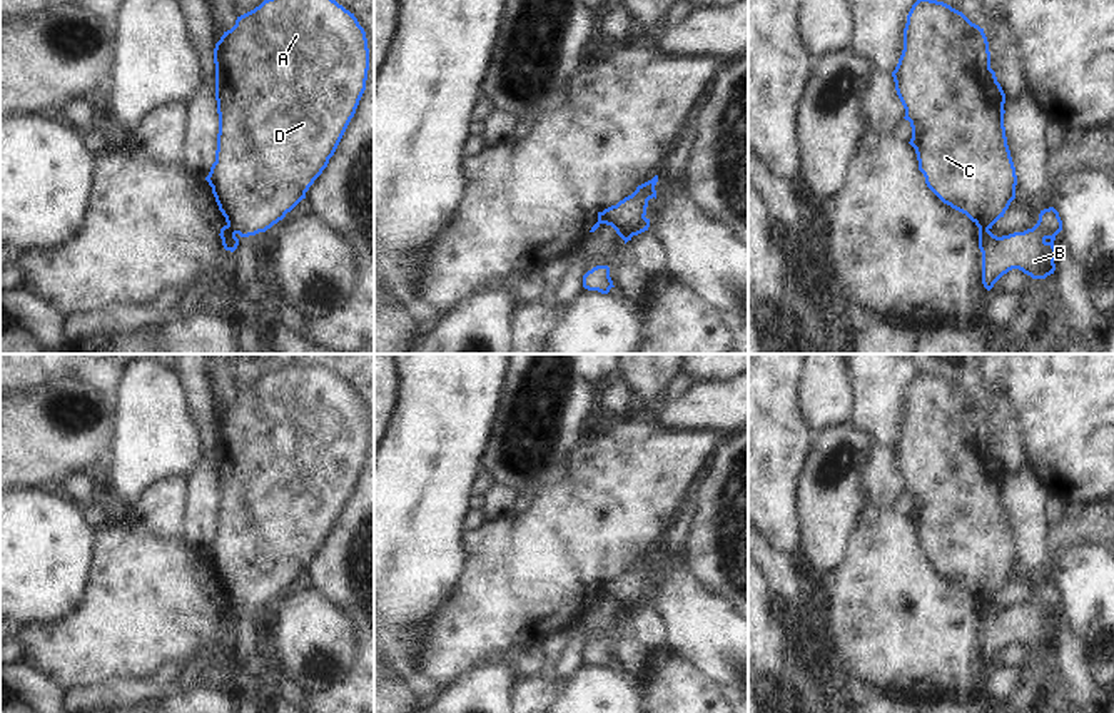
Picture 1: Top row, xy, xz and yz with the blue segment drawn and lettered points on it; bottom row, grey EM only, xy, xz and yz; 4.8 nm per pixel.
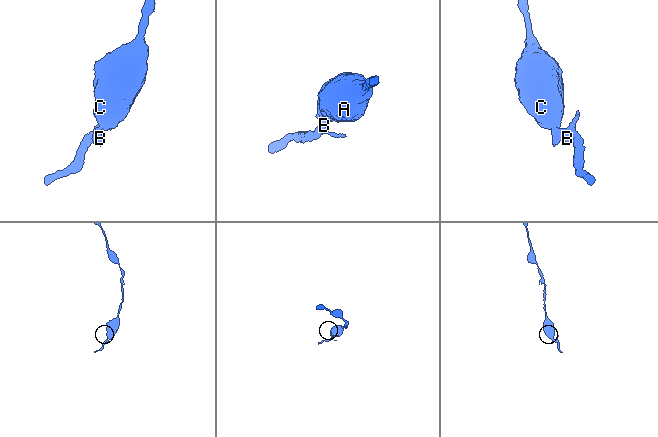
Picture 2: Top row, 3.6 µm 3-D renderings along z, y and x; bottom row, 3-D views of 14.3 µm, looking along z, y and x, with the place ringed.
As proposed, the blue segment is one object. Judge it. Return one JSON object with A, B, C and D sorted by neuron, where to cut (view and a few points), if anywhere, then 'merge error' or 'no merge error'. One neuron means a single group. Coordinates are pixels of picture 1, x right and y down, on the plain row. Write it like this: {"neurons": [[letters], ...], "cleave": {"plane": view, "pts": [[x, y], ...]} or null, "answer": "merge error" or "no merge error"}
{"neurons": [["A", "C", "D"], ["B"]], "cleave": {"plane": "xy", "pts": [[227, 596], [236, 606]]}, "answer": "merge error"}

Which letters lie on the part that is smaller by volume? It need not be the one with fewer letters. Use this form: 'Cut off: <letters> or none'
Cut off: B

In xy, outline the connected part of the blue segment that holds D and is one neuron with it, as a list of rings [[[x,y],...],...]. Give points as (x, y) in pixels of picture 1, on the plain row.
[[[286,366],[272,372],[264,374],[254,384],[237,391],[235,399],[224,406],[214,422],[215,437],[215,474],[219,488],[219,508],[215,536],[210,541],[205,554],[212,561],[212,568],[219,579],[219,584],[225,591],[225,596],[241,611],[256,609],[266,606],[274,598],[282,594],[302,573],[314,558],[314,554],[327,541],[329,533],[334,529],[351,493],[356,488],[359,474],[366,464],[367,444],[369,444],[369,422],[364,402],[359,399],[354,387],[346,384],[336,374],[324,366]]]

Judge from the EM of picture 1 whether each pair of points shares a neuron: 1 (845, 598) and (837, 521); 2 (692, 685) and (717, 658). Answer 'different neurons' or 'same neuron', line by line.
1: different neurons
2: different neurons

